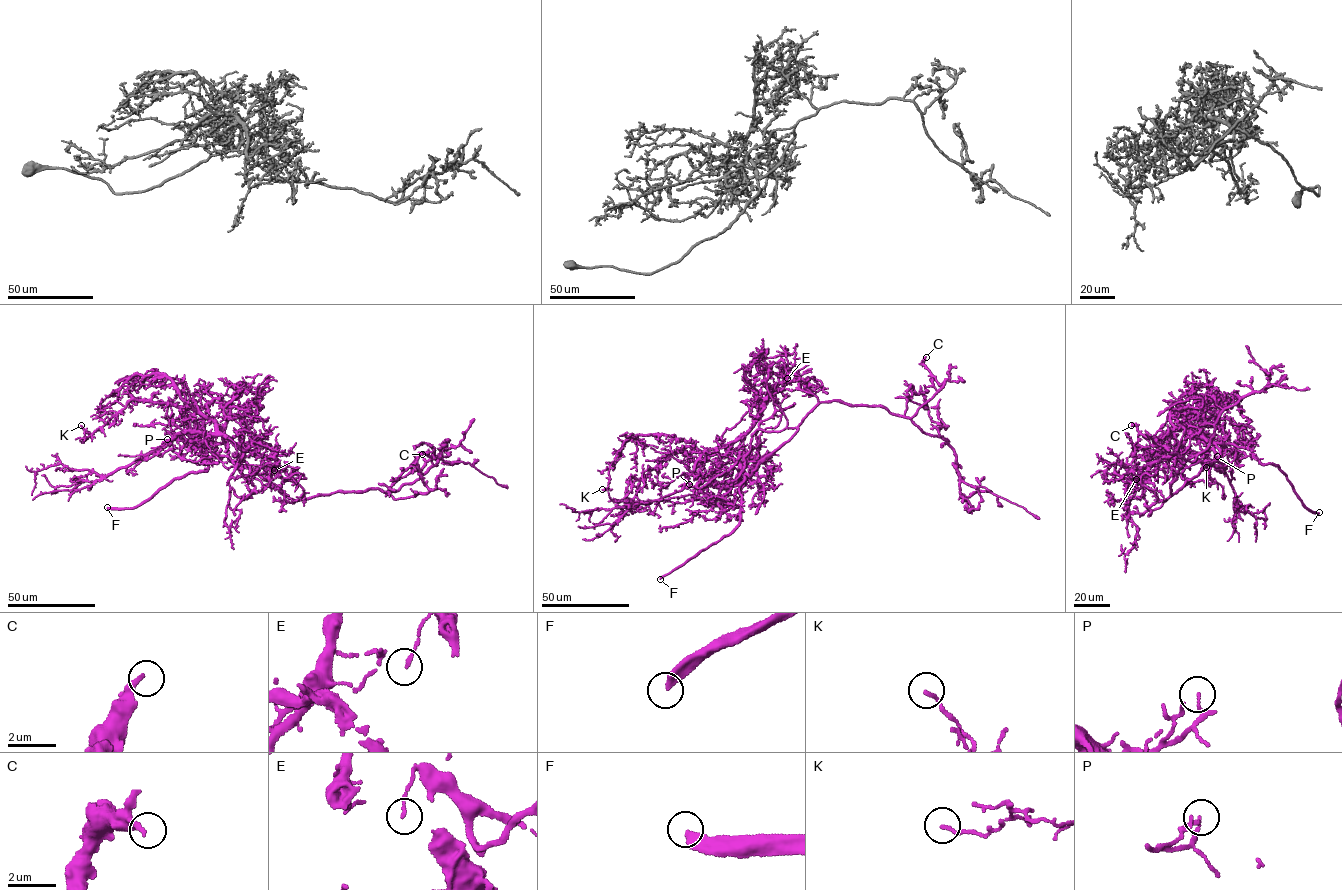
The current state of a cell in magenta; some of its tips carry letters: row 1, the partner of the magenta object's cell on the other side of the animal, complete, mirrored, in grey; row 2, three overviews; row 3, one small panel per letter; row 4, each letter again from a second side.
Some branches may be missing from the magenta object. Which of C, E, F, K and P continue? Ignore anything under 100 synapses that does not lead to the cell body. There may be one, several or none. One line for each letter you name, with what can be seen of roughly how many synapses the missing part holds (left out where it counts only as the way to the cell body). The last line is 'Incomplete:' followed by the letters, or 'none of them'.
Incomplete: F

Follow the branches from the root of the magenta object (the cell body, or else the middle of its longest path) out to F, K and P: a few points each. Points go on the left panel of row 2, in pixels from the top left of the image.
F: (280, 476), (216, 425), (224, 439), (205, 471), (177, 477), (135, 506), (107, 507)
K: (280, 476), (268, 460), (240, 447), (218, 431), (213, 420), (186, 406), (131, 399), (84, 441), (81, 425)
P: (280, 476), (279, 470), (268, 460), (222, 436), (189, 431), (167, 439)

